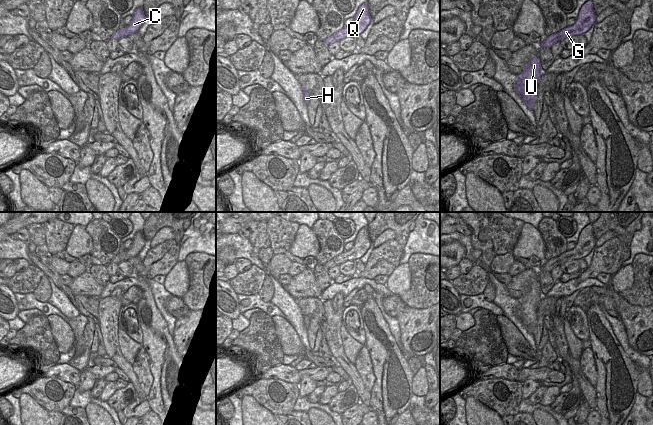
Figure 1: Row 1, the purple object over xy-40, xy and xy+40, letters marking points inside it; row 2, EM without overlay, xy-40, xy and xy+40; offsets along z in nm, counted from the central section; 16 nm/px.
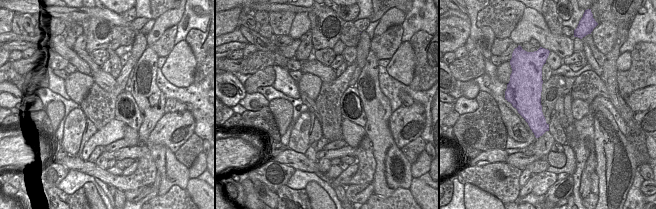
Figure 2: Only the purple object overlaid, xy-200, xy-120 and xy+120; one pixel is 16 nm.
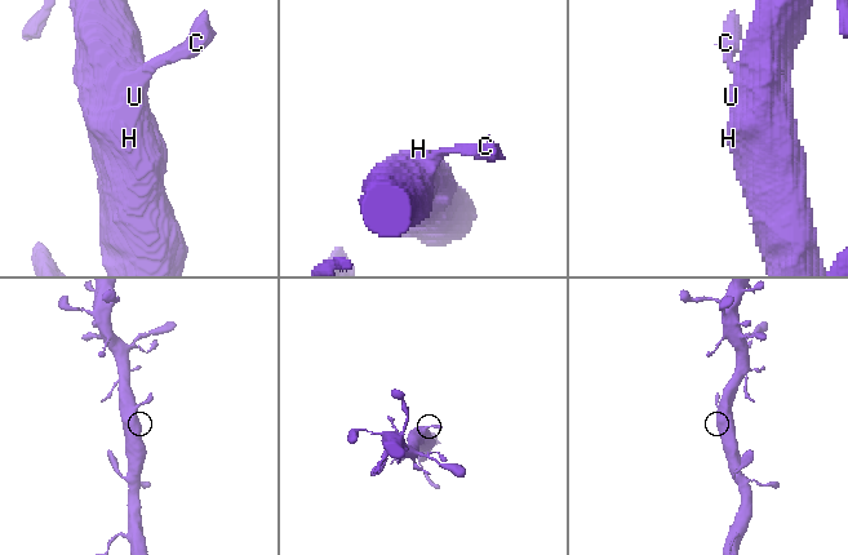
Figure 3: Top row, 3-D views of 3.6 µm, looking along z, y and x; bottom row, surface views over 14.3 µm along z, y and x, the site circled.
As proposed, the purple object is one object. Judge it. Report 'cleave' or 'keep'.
keep

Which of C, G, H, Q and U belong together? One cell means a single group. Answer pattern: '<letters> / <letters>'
C G H Q U

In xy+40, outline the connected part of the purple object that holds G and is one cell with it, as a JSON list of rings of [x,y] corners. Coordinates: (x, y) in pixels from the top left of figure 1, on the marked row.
[[[588,0],[582,5],[576,22],[572,26],[568,26],[563,30],[554,33],[541,42],[541,47],[551,48],[555,43],[571,37],[579,36],[586,33],[596,23],[596,15],[593,10],[592,0]]]

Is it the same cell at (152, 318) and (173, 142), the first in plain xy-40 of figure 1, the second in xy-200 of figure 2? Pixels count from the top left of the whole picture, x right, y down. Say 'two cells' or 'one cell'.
two cells

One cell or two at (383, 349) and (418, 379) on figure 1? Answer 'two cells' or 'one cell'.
two cells

